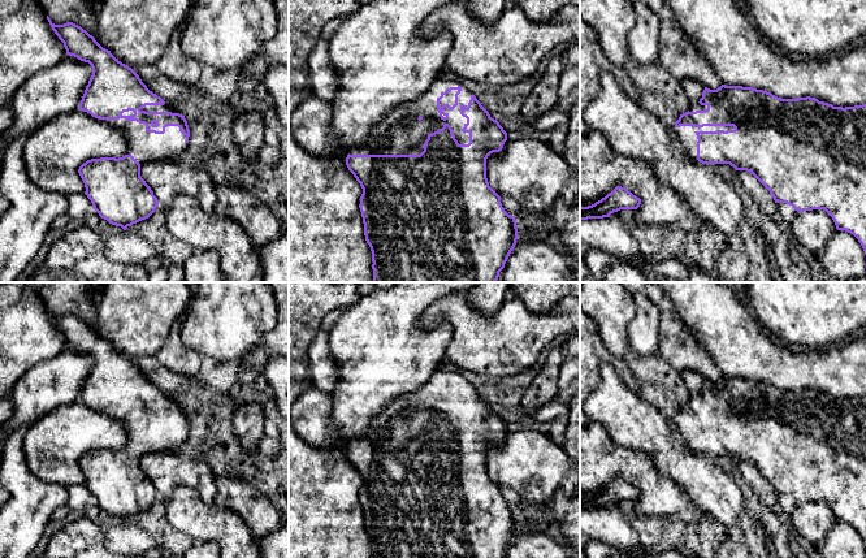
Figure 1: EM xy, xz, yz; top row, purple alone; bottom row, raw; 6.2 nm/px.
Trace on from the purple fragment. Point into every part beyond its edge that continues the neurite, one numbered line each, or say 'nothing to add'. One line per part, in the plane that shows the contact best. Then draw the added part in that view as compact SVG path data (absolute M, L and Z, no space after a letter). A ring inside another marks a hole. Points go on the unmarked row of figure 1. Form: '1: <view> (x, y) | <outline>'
1: xz (399, 424) | M437 369L421 388L389 402L371 421L364 436L351 441L350 446L420 446L428 427L442 420L445 415L451 418L459 436L468 436L469 424L462 423L467 410L460 406L460 397L467 399L473 385L460 377L458 397L453 402L443 399L449 406L446 412L437 401L441 385L458 377L458 373Z

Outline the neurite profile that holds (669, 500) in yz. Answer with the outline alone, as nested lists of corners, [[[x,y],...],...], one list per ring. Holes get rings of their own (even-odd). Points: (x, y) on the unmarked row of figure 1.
[[[597,421],[580,427],[580,498],[594,496],[616,477],[641,490],[637,501],[610,506],[627,518],[661,516],[696,523],[705,514],[684,488],[659,473],[650,455],[618,446]]]

